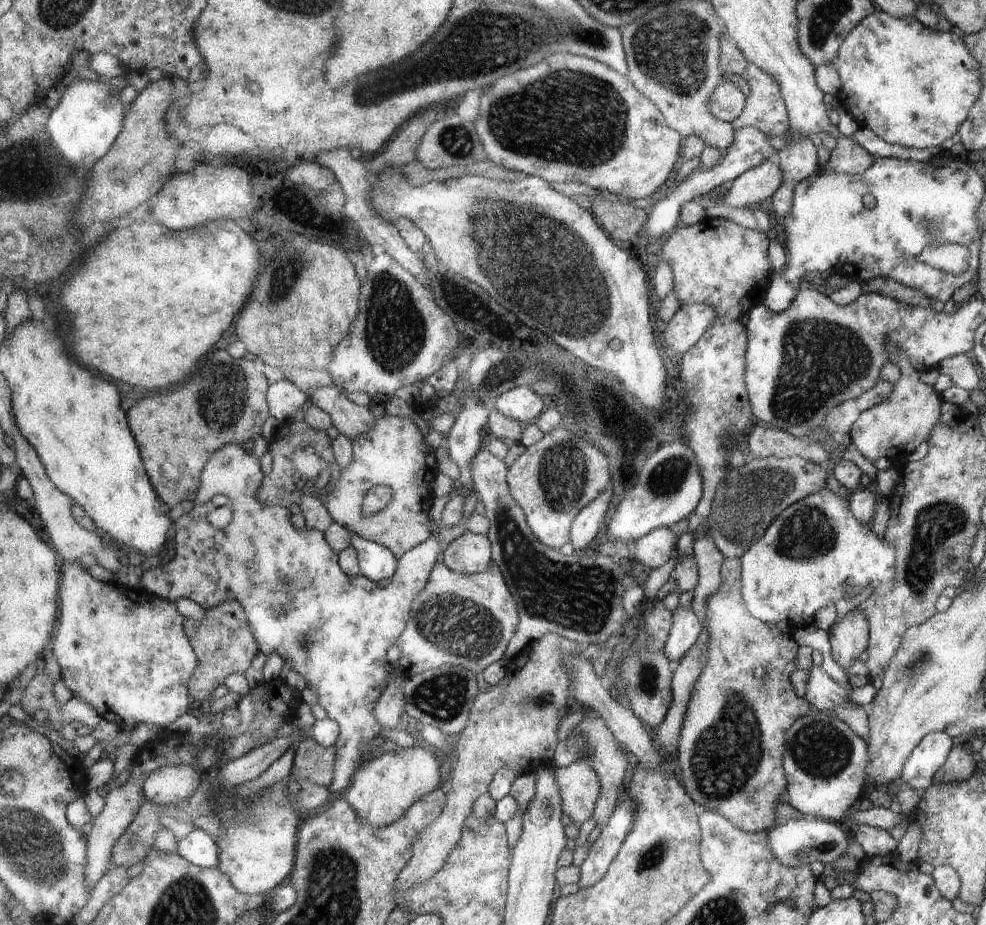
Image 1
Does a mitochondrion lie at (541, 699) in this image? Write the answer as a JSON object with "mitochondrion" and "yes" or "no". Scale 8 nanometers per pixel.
{"mitochondrion":"yes"}

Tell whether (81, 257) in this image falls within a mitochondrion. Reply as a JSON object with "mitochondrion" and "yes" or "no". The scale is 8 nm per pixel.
{"mitochondrion":"no"}

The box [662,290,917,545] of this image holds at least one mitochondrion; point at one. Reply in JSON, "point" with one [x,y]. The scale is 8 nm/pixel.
{"point":[821,360]}

